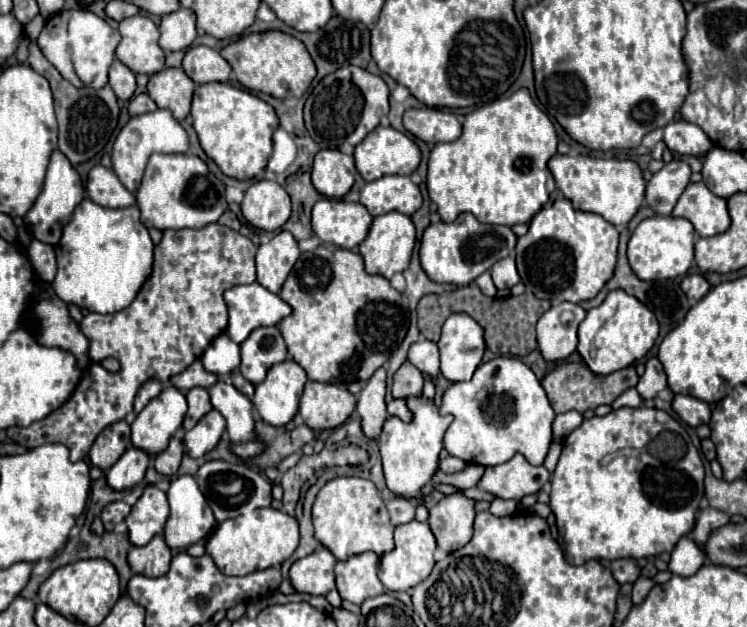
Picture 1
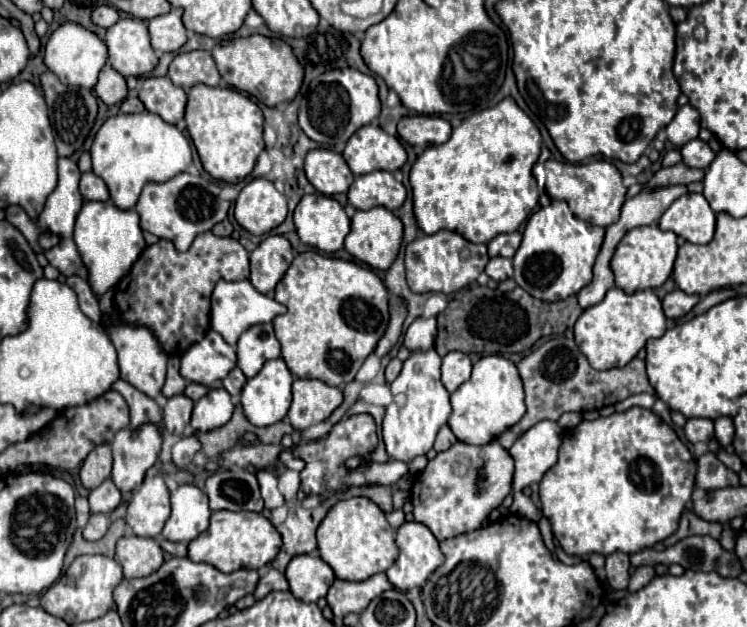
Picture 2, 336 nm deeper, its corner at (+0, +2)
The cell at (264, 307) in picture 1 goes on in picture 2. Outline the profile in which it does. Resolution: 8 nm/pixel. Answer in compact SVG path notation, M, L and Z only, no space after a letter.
M247 279L243 281L219 281L213 289L211 295L211 313L209 313L209 321L211 321L211 329L217 331L229 345L235 347L239 335L249 329L251 325L257 323L269 323L271 319L275 319L277 315L285 313L285 305L277 303L273 297L267 297L263 293L259 293Z

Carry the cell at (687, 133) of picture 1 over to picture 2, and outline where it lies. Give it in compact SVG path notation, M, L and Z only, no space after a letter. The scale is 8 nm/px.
M683 105L677 109L673 121L667 125L667 137L673 145L683 147L687 141L697 139L699 135L699 111L691 105Z

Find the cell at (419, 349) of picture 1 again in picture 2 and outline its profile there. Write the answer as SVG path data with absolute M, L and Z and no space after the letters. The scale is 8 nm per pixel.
M417 317L409 329L405 331L405 337L403 337L403 345L409 349L409 351L415 351L415 349L431 349L433 343L435 343L435 335L437 335L437 321L435 317Z

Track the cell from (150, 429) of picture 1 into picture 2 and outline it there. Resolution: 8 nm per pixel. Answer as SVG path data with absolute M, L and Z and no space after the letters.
M153 423L139 429L121 429L111 441L113 471L111 479L121 493L141 485L145 471L157 461L161 451L161 433Z

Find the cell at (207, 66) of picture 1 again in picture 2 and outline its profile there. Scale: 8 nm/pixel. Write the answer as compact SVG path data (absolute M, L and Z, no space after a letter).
M189 51L179 53L171 65L167 77L181 89L189 91L197 83L205 83L211 87L219 85L219 71L209 51Z

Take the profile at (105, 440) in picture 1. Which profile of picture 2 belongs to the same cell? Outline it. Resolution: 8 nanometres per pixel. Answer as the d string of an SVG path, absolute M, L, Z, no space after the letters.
M103 443L95 447L81 465L81 471L79 471L81 485L85 489L99 487L111 475L111 463L113 463L113 457L111 457L109 445Z

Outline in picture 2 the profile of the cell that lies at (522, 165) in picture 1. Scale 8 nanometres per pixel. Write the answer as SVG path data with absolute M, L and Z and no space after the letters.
M505 97L495 107L467 117L459 127L453 129L453 135L447 143L427 147L411 167L409 183L413 189L413 215L419 229L423 229L427 235L433 235L441 229L455 231L471 243L489 243L499 233L517 231L539 201L539 187L531 175L531 167L535 165L539 153L539 129L511 97Z

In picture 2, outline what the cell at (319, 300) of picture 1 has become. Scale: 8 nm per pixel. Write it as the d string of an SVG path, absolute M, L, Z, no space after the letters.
M307 251L293 259L291 267L275 287L275 299L287 307L285 315L277 315L273 319L273 327L281 343L281 357L289 371L299 379L321 379L331 387L339 387L341 383L351 383L355 379L355 373L367 355L373 353L389 323L389 293L383 281L369 267L325 257L317 251Z

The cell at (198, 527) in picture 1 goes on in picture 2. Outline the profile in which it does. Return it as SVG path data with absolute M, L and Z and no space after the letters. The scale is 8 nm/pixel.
M179 485L171 493L171 517L163 527L163 537L169 541L189 543L209 527L209 501L195 485Z

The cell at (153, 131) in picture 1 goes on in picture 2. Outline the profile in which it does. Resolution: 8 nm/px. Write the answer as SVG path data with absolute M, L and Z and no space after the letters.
M119 113L99 127L91 145L91 161L93 173L105 181L115 207L127 211L135 207L145 183L163 183L183 173L191 165L191 147L175 125L165 123L155 113Z

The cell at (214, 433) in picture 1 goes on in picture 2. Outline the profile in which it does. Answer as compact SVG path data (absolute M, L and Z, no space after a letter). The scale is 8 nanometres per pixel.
M213 387L207 391L207 395L203 395L195 403L191 415L191 427L195 431L209 431L221 427L231 419L231 413L233 403L229 393L223 387Z

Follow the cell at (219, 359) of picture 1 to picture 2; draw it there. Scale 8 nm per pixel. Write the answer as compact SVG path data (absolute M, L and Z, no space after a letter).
M207 331L199 343L193 343L183 353L179 373L185 381L209 387L211 383L225 379L227 373L235 367L235 363L235 349L225 343L219 333Z

